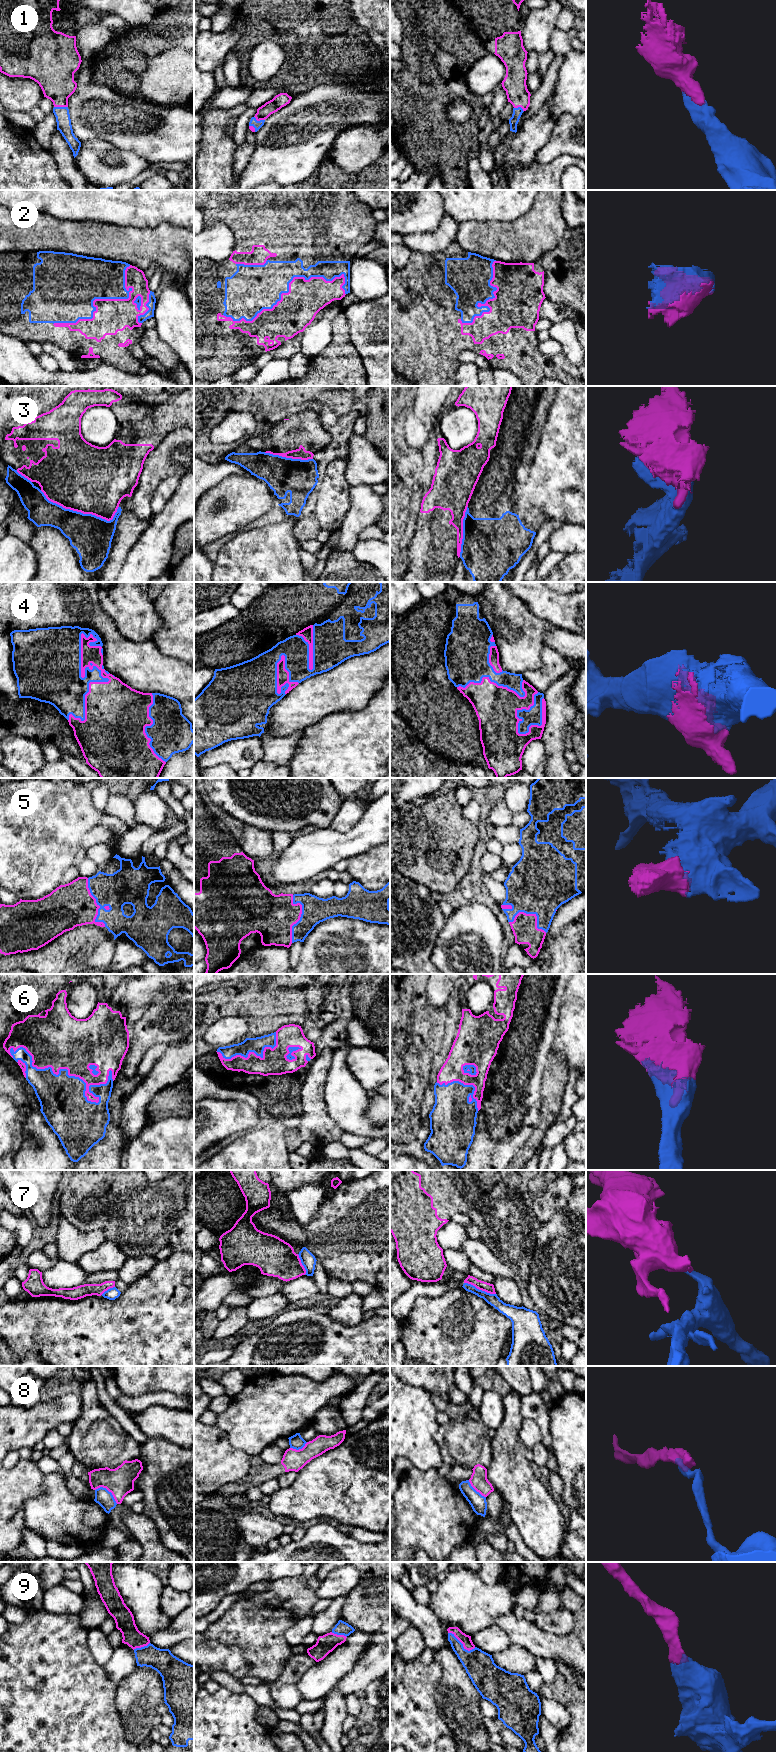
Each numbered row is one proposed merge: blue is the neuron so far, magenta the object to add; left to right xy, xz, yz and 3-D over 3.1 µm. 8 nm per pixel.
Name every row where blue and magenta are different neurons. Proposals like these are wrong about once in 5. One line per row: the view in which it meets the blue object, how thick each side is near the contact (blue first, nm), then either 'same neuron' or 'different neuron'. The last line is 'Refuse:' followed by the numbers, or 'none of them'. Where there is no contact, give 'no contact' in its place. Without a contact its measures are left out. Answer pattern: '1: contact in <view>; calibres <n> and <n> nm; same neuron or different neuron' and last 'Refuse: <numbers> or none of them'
1: contact in xy; calibres 120 and 280 nm; same neuron
2: contact in xz; calibres 360 and 300 nm; same neuron
3: contact in xy; calibres 320 and 500 nm; different neuron
4: contact in xy; calibres 220 and 400 nm; same neuron
5: contact in xy; calibres 280 and 360 nm; same neuron
6: contact in xy; calibres 380 and 360 nm; same neuron
7: contact in yz; calibres 90 and 80 nm; different neuron
8: contact in xy; calibres 140 and 220 nm; different neuron
9: contact in yz; calibres 240 and 80 nm; same neuron
Refuse: 3, 7, 8

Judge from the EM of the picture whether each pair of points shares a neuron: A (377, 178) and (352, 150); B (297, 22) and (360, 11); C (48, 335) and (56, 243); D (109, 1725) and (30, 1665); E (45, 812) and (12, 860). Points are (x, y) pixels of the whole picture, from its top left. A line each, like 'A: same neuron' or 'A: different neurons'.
A: same neuron
B: different neurons
C: different neurons
D: same neuron
E: same neuron

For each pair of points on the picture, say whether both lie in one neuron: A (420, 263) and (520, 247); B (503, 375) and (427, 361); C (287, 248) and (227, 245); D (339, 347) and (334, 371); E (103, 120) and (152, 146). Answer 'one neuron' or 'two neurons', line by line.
A: two neurons
B: two neurons
C: two neurons
D: one neuron
E: one neuron

